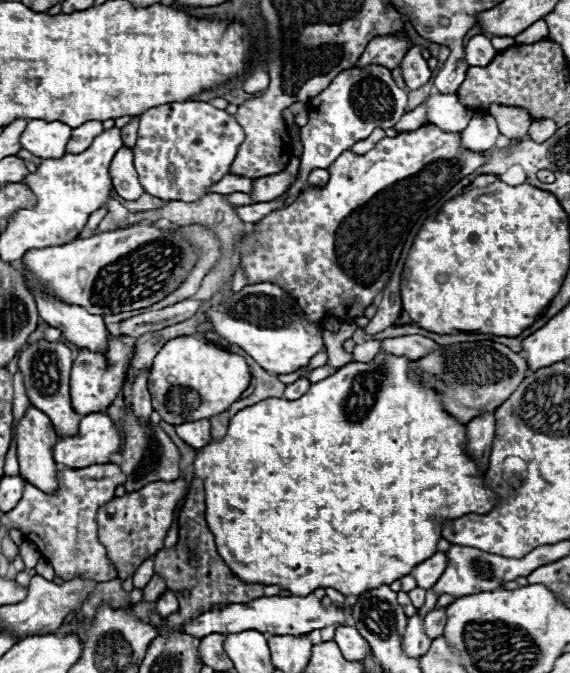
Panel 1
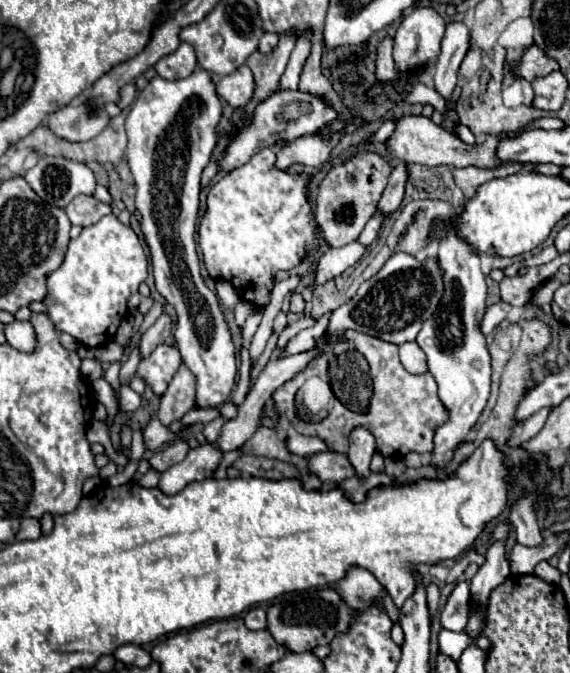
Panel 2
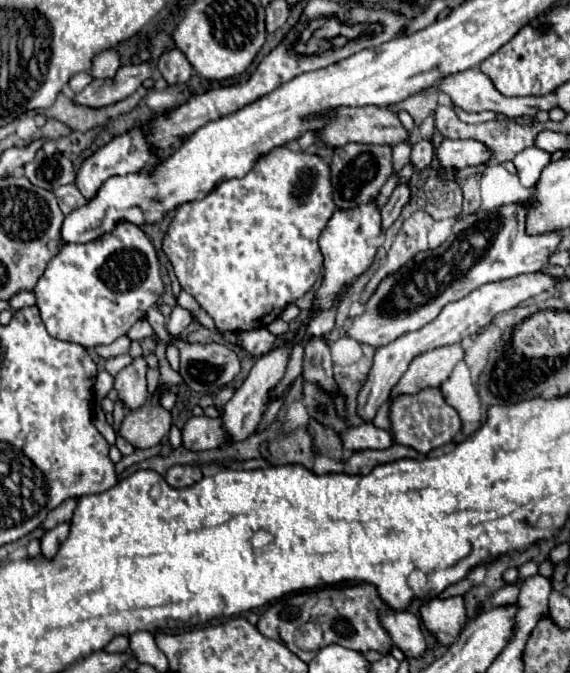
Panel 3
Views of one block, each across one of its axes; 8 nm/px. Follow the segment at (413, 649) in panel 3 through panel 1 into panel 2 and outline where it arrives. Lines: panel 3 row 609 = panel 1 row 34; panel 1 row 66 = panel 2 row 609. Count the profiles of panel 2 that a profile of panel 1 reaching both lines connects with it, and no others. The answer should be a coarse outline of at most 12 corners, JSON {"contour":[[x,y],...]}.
{"contour":[[348,568],[336,590],[350,608],[372,602],[398,622],[398,610],[372,572]]}

